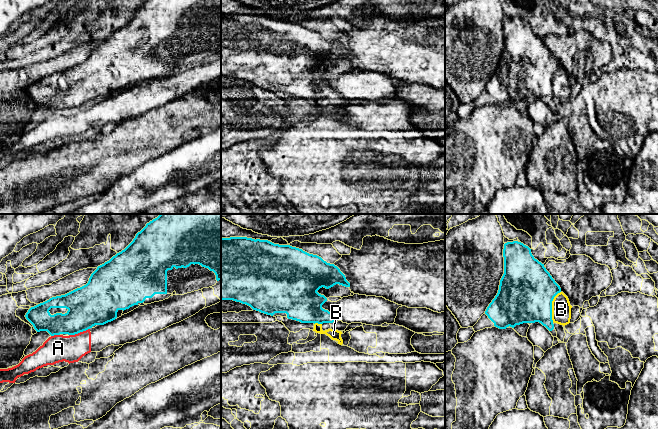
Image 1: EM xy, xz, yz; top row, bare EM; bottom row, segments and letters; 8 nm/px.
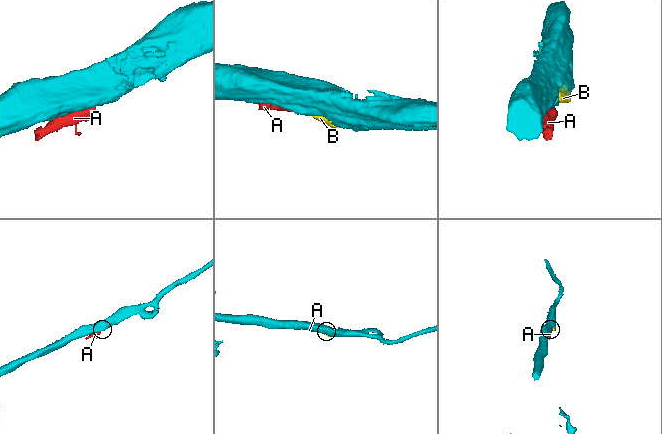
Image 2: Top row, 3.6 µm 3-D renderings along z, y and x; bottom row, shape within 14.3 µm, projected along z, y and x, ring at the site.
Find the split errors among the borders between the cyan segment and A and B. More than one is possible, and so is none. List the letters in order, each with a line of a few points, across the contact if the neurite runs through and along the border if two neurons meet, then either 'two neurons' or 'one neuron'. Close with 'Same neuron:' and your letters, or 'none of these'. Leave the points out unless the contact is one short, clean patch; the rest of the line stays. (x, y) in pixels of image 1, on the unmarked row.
A: two neurons
B: one neuron
Same neuron: B

